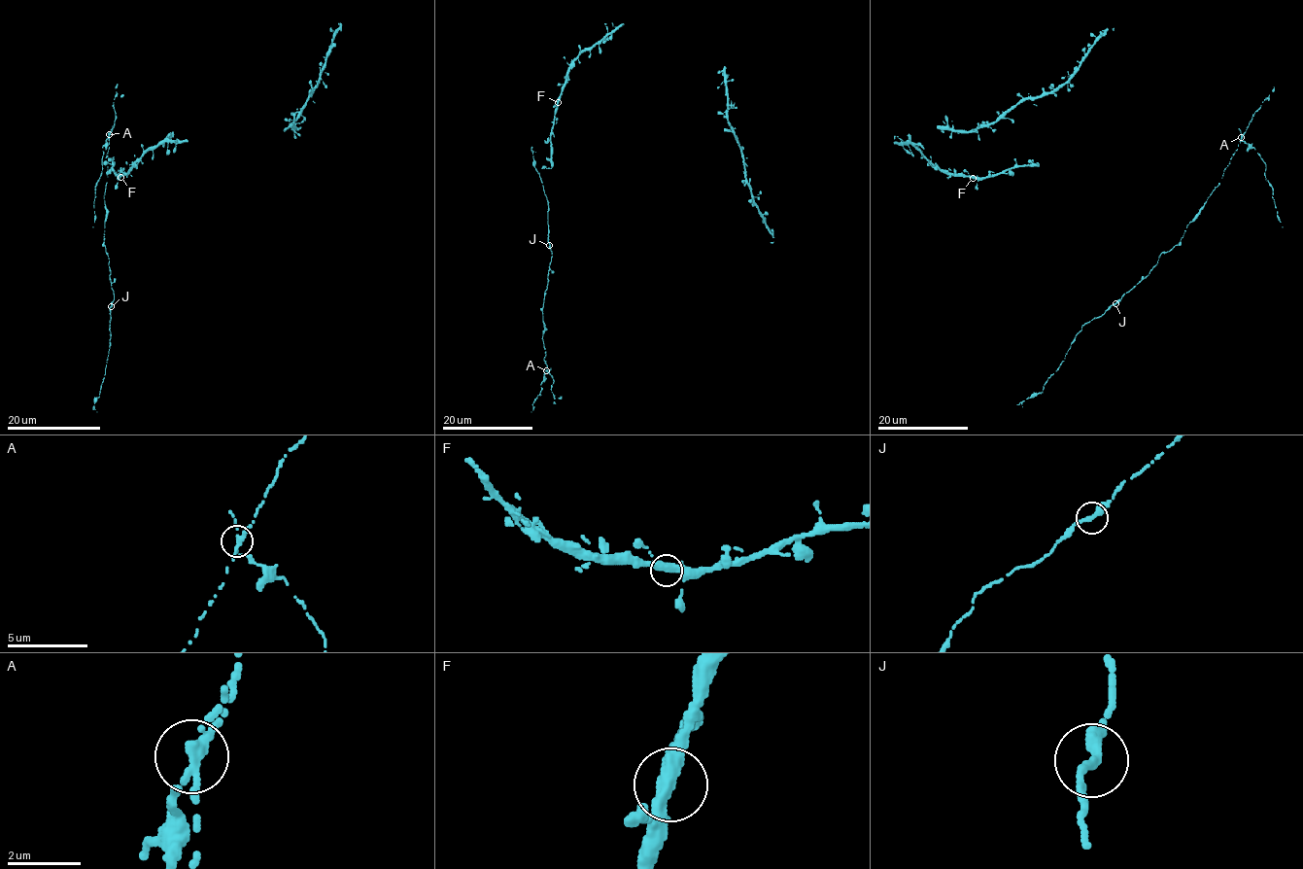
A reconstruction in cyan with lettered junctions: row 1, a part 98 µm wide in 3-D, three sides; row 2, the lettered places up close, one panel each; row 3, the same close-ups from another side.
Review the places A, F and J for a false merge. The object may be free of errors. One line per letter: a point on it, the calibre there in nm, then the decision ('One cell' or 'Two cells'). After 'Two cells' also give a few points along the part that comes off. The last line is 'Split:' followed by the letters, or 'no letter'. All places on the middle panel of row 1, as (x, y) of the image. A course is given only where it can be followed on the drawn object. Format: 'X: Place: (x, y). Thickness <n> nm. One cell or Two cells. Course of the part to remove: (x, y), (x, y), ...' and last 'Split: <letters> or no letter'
A: Place: (546, 370). Thickness 240 nm. Two cells. Course of the part to remove: (547, 370), (540, 396), (533, 401), (531, 411)
F: Place: (558, 102). Thickness 320 nm. One cell
J: Place: (549, 245). Thickness 280 nm. One cell
Split: A

